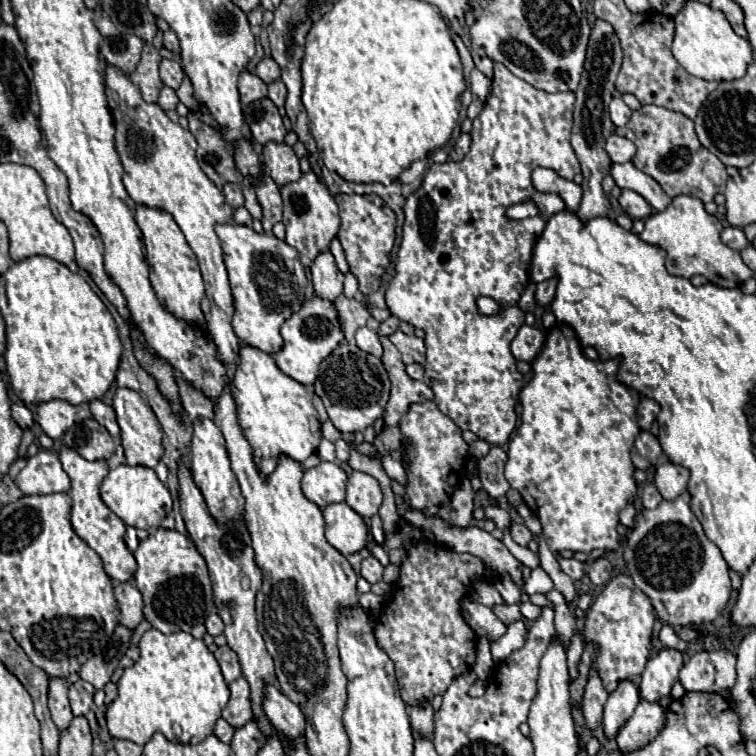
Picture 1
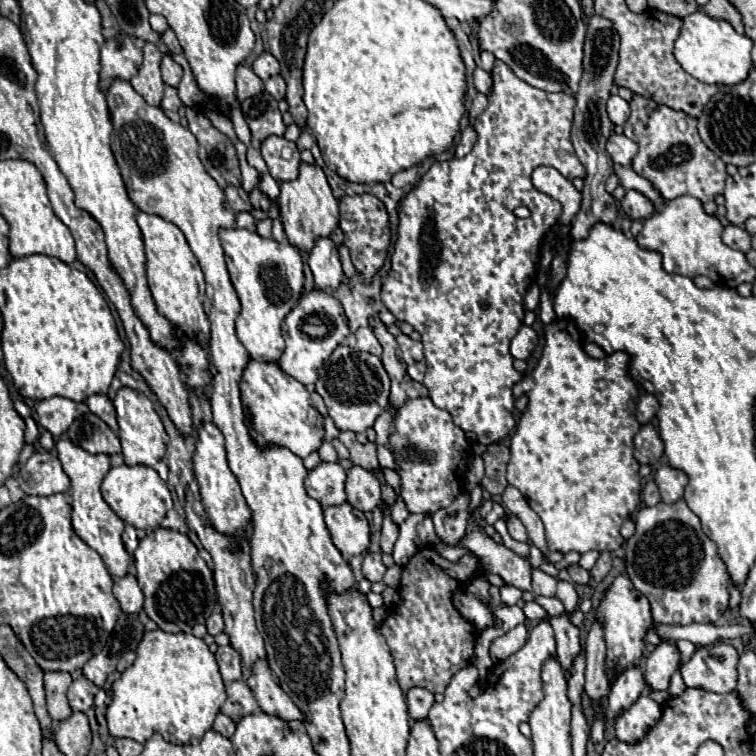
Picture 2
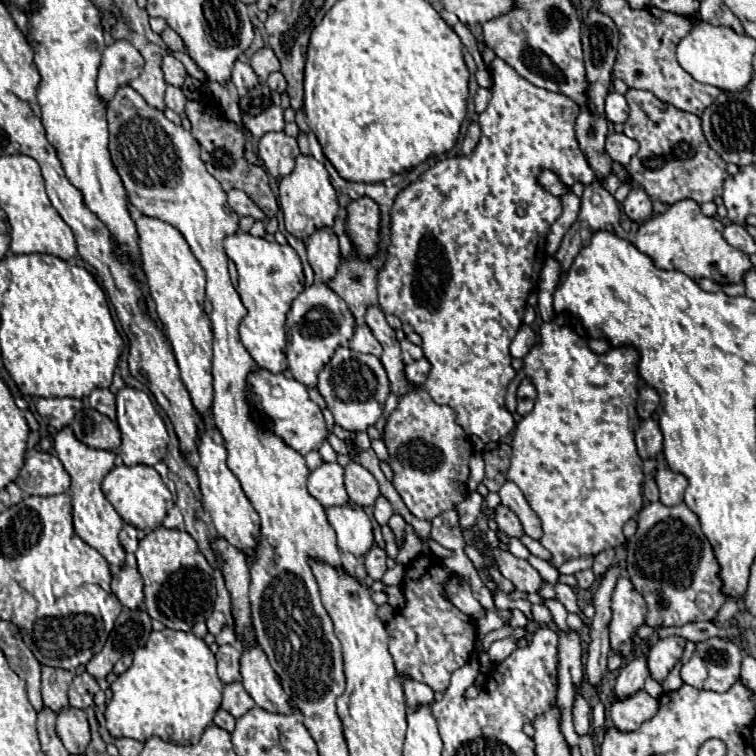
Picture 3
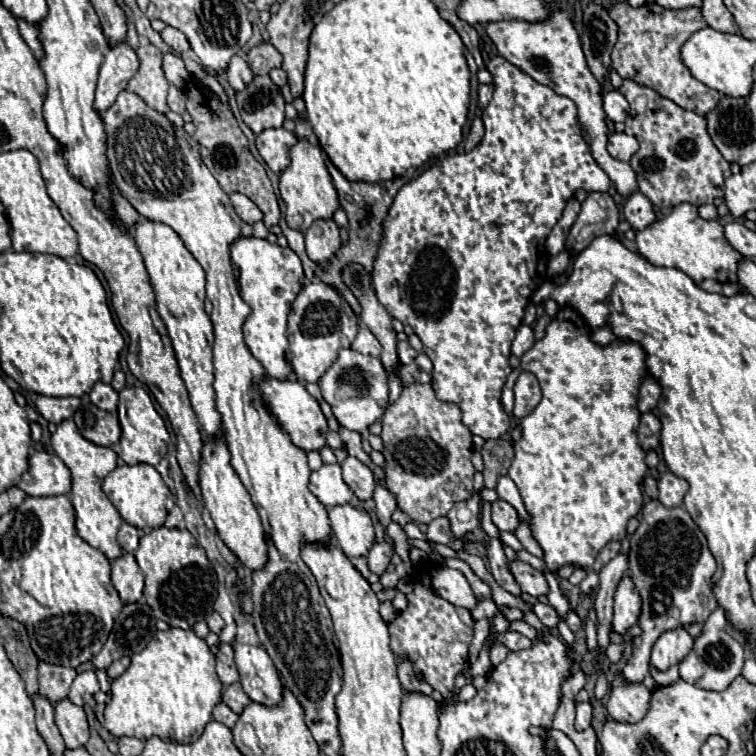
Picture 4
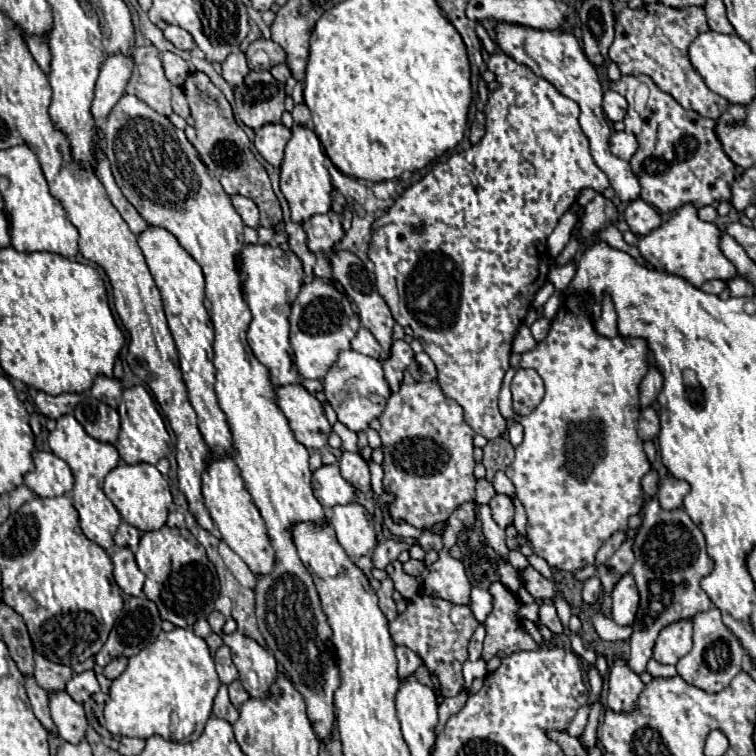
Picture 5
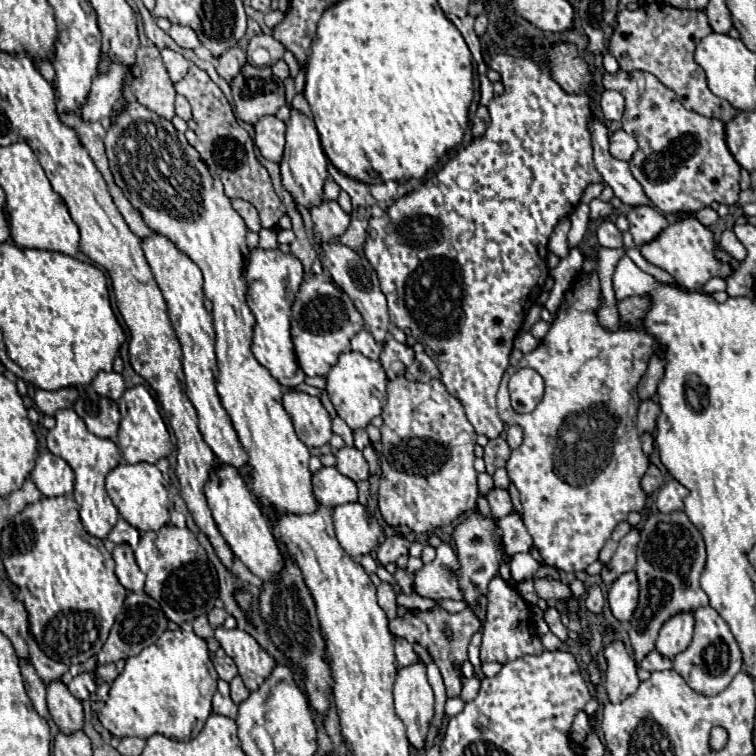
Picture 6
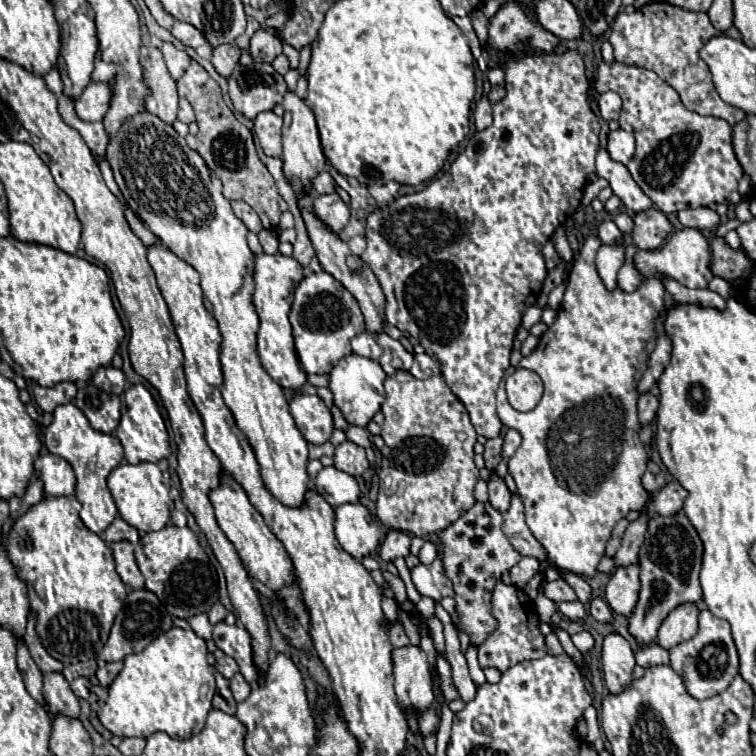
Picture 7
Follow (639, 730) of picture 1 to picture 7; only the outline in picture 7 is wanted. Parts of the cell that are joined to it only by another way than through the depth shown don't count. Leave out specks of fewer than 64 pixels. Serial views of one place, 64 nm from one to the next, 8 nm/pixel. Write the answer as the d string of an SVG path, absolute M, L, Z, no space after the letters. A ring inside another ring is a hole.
M608 634L602 644L602 666L604 666L604 680L610 692L620 692L624 684L630 684L632 668L634 668L634 652L626 638L620 634Z

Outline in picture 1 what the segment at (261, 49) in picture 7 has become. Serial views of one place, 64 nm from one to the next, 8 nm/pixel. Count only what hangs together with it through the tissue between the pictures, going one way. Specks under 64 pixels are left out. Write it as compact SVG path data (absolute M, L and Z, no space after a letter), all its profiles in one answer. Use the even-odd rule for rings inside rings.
M262 58L256 66L256 76L260 76L266 84L270 84L272 80L280 78L280 66L276 64L274 58Z

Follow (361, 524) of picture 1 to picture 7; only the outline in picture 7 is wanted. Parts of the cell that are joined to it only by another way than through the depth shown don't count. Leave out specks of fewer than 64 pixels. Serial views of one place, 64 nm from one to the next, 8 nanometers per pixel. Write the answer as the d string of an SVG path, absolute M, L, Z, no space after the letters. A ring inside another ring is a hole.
M344 504L334 512L334 528L340 546L356 560L370 556L380 544L380 528L372 524L368 508L364 508L362 504Z

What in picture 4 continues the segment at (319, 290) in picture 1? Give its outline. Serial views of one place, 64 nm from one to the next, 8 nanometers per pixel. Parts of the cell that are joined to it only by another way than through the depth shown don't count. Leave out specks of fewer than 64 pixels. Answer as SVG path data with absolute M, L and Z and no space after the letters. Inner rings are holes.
M332 218L316 220L306 230L306 252L316 262L326 262L334 258L334 252L340 248L340 228Z

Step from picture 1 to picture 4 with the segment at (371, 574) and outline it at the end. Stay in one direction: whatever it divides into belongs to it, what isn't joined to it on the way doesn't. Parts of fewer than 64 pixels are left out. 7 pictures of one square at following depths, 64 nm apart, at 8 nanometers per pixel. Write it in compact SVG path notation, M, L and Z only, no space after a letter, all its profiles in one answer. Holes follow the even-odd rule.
M382 542L382 544L374 544L372 550L368 552L368 566L372 572L376 572L378 576L386 572L386 566L390 564L394 556L394 546L390 542Z

